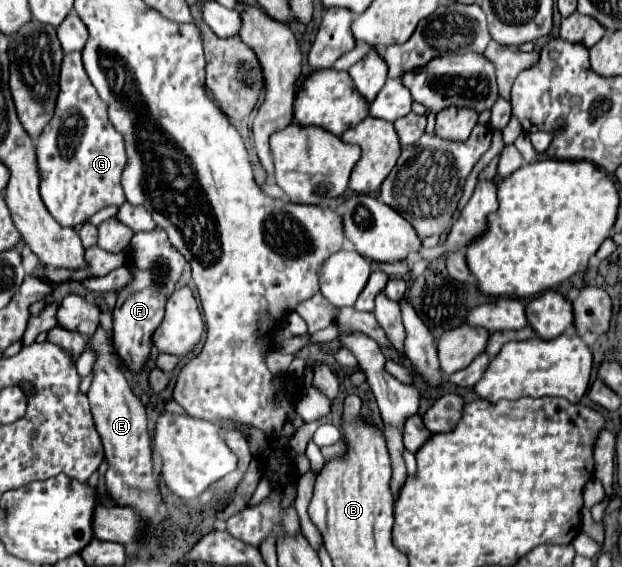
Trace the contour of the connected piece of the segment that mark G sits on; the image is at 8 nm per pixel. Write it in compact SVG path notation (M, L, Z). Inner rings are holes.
M80 52L64 54L60 68L60 92L52 120L44 126L36 142L40 196L62 226L84 224L104 206L124 204L120 186L122 170L128 162L124 136L108 118L108 104L98 96L86 76Z

